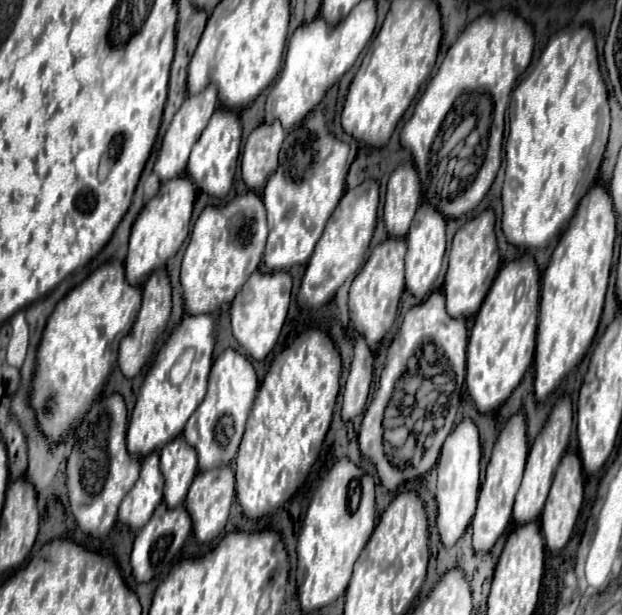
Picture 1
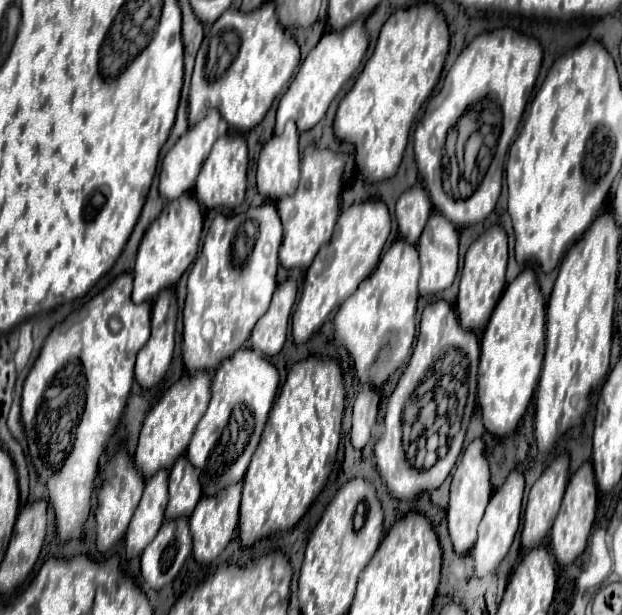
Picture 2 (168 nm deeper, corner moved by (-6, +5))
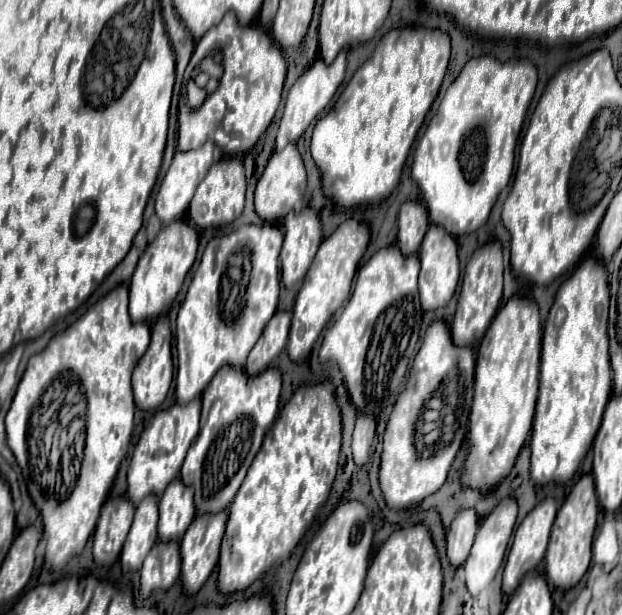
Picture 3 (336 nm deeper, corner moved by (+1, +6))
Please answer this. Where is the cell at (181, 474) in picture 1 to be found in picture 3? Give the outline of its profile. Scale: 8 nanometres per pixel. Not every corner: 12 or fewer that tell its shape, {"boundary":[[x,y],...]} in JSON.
{"boundary":[[176,477],[160,497],[158,539],[180,539],[194,491]]}

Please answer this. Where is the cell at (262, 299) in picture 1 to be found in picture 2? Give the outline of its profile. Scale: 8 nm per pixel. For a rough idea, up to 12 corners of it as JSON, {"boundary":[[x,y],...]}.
{"boundary":[[293,280],[279,284],[251,334],[251,348],[281,352],[297,296]]}

